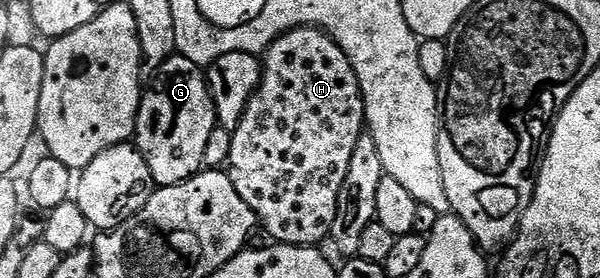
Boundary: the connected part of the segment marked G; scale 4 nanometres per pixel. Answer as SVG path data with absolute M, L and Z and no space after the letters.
M172 53L164 58L160 66L152 71L153 83L144 87L141 103L137 109L137 123L133 129L133 138L137 151L147 160L147 168L151 172L154 183L158 187L174 186L198 173L203 166L203 151L207 148L207 140L213 129L219 125L217 110L213 106L213 98L209 95L209 83L202 67L196 66L179 53Z

